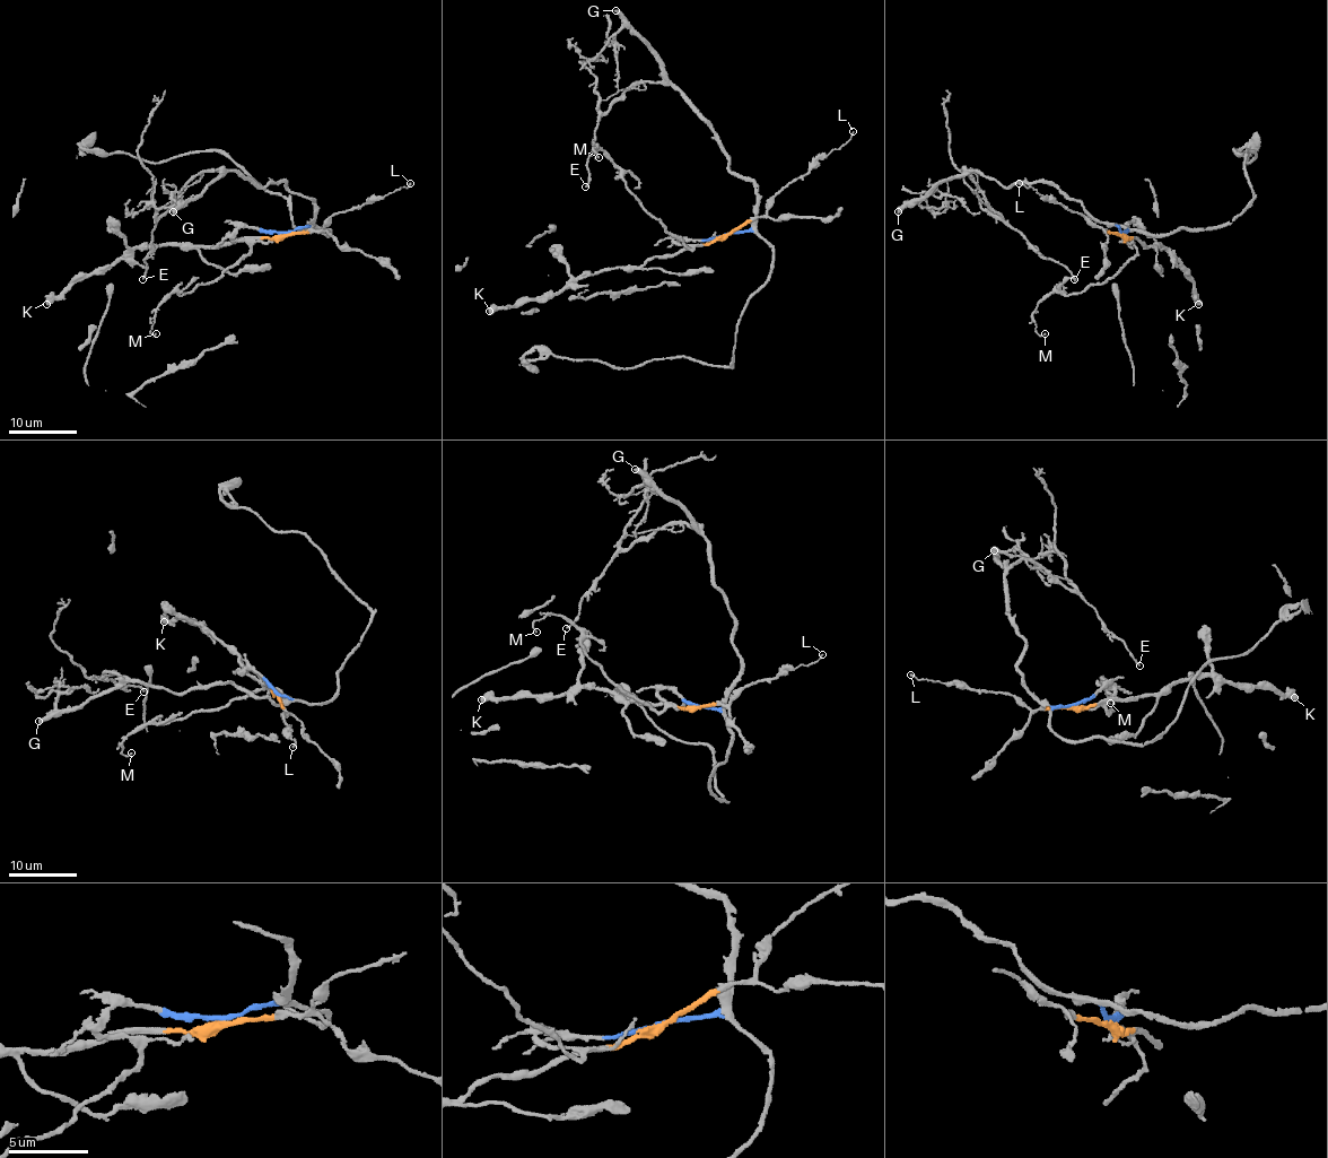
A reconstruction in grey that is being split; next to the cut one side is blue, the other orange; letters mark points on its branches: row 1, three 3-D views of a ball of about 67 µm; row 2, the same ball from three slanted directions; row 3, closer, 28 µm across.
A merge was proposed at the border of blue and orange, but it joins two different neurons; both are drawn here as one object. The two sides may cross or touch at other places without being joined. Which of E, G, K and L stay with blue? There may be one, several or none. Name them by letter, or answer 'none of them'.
E, G

